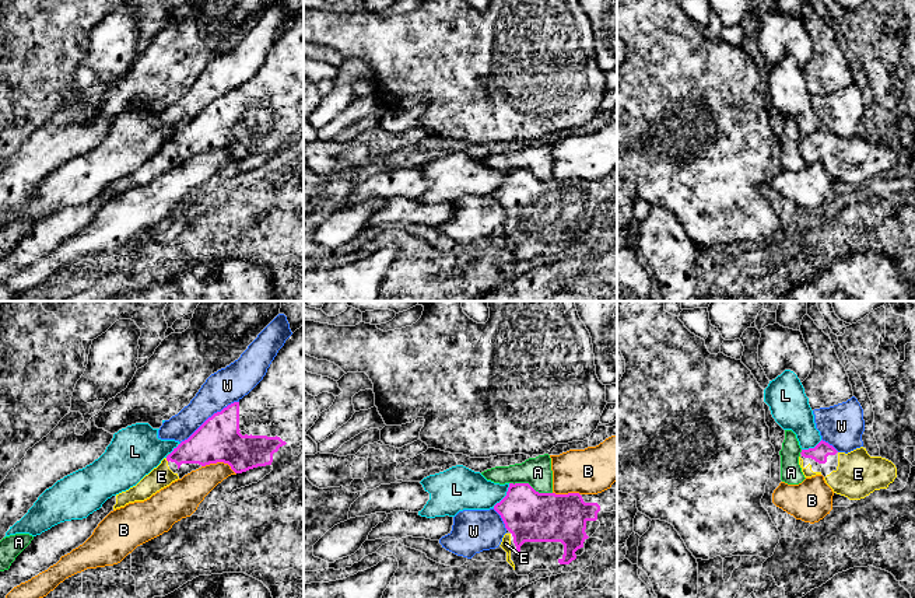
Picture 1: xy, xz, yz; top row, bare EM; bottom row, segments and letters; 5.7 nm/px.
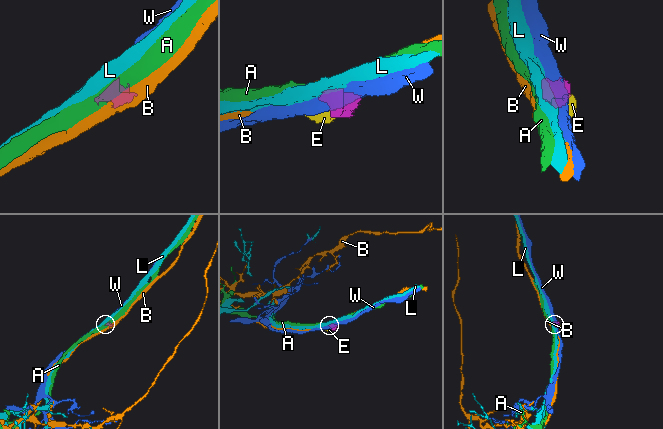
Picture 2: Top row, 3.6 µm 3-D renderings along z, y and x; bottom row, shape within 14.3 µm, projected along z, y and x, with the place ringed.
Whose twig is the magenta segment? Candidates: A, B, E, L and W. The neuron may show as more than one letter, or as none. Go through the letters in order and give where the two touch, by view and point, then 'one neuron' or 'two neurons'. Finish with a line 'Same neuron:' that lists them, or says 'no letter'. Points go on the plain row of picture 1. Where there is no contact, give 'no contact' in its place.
A: xz (529, 171) | two neurons
B: xy (220, 147) | two neurons
E: xy (167, 146) | one neuron
L: xz (505, 182) | two neurons
W: xy (209, 104) | two neurons
Same neuron: E

